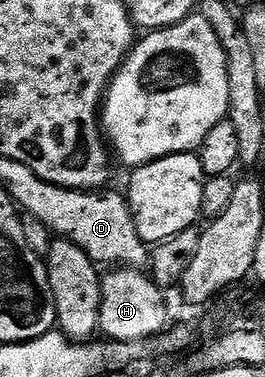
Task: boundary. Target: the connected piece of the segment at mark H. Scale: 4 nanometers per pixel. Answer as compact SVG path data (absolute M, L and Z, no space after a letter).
M111 268L102 275L99 329L104 339L112 342L142 342L168 329L164 291L154 278L143 273L139 268Z

